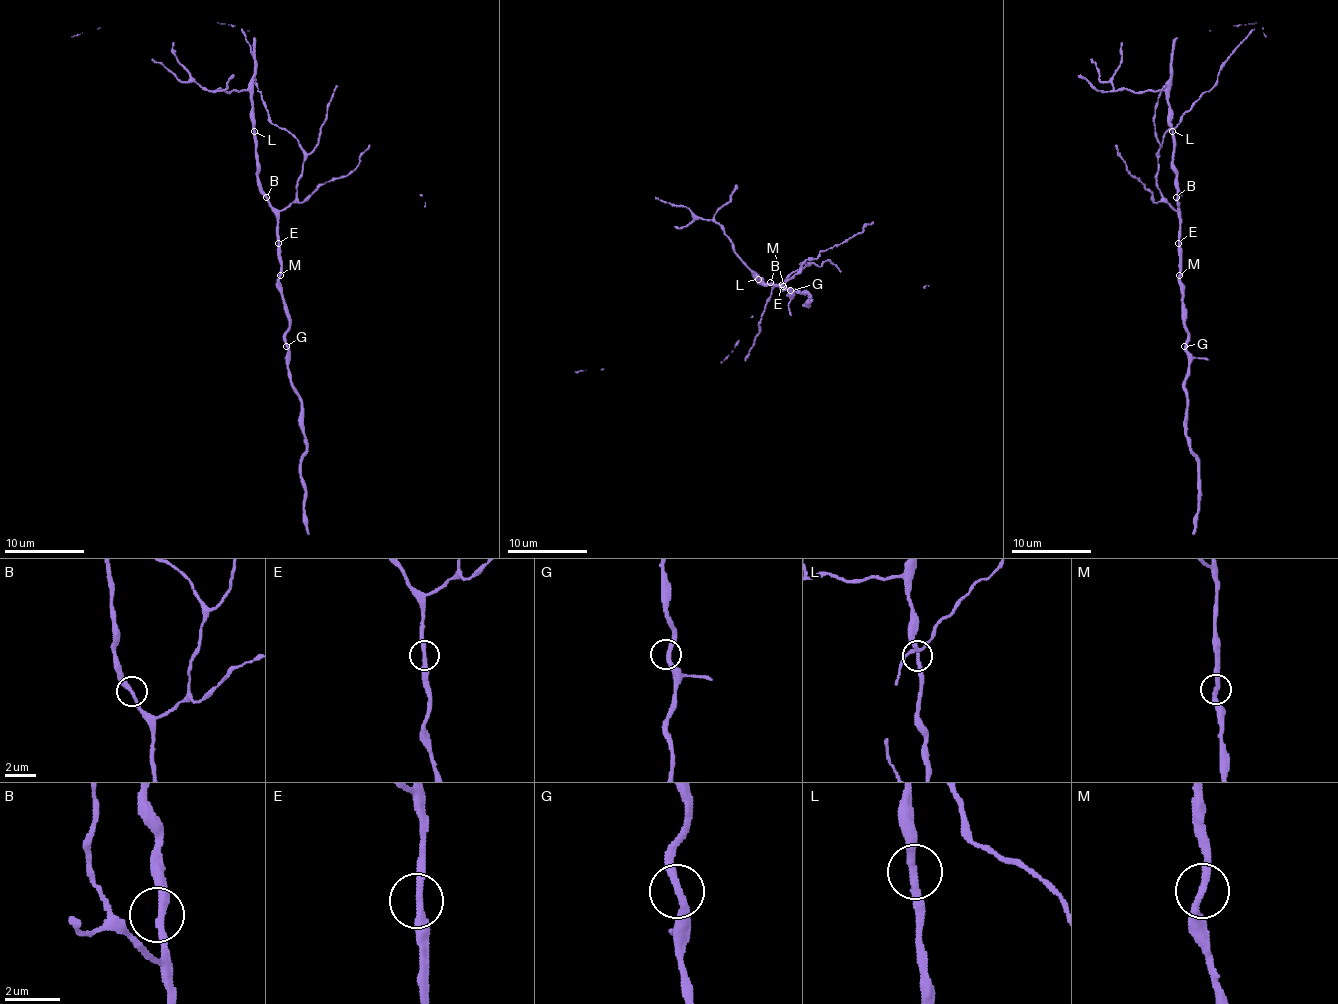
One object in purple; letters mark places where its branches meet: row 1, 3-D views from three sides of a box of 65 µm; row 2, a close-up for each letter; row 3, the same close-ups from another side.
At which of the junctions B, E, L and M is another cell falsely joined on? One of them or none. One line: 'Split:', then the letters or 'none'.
Split: none

